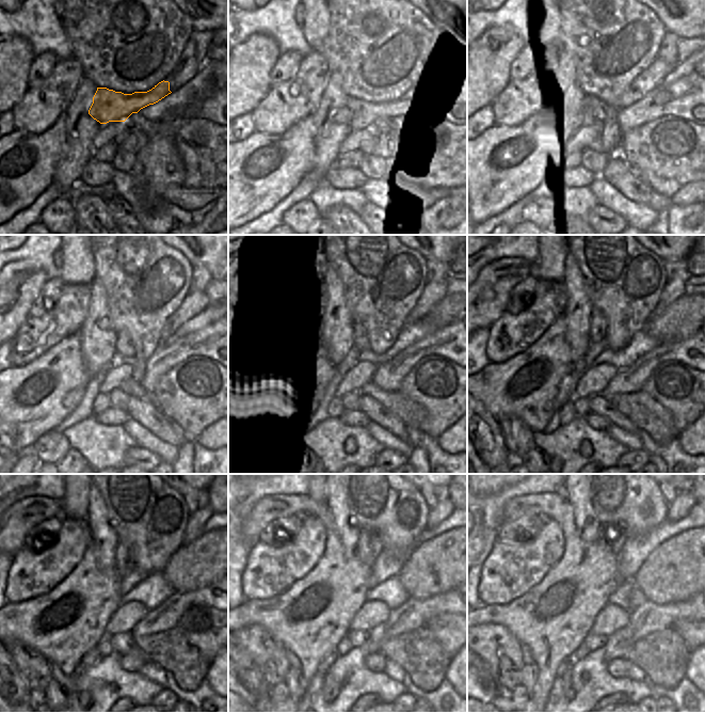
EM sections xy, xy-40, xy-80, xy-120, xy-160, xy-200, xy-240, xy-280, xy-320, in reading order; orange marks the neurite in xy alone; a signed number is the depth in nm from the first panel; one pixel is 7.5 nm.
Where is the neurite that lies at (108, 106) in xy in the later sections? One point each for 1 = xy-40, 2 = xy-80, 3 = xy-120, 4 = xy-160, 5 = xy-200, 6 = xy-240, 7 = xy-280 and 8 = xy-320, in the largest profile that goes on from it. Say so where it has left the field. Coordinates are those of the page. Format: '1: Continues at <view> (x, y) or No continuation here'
1: Continues at xy-40 (406, 85)
2: Continues at xy-80 (653, 77)
3: Continues at xy-120 (194, 302)
4: Continues at xy-160 (434, 291)
5: Continues at xy-200 (674, 288)
6: Continues at xy-240 (197, 520)
7: Continues at xy-280 (444, 508)
8: Continues at xy-320 (678, 509).

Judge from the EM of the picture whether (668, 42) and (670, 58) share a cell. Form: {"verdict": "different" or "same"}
{"verdict": "same"}

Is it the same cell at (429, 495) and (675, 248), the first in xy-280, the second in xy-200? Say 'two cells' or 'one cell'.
two cells

